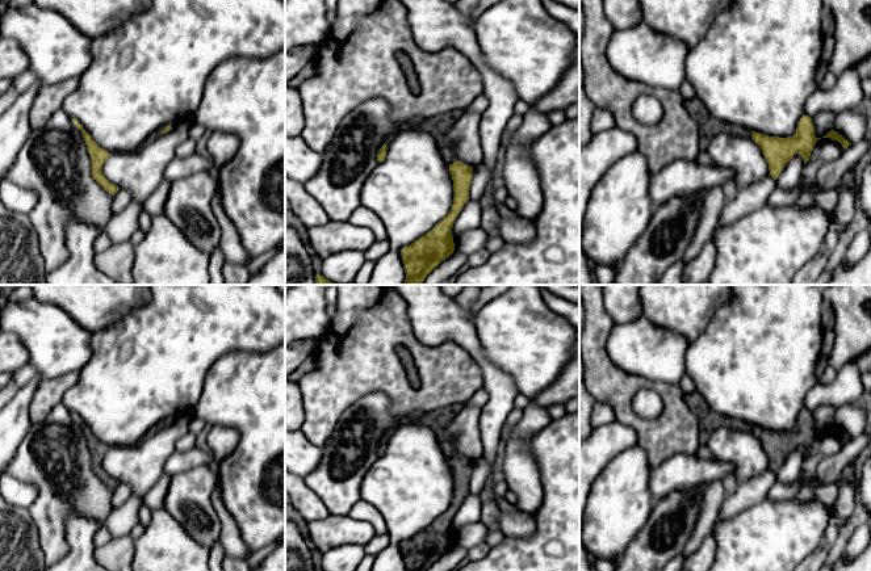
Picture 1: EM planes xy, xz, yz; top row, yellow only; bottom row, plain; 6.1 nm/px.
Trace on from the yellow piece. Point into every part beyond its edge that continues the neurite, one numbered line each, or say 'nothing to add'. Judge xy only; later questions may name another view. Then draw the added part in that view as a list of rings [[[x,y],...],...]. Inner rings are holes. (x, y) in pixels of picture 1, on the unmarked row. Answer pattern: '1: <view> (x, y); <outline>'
1: xy (154, 429); [[[169,417],[169,419],[164,419],[162,421],[159,421],[158,424],[155,424],[154,427],[151,427],[148,429],[148,432],[147,432],[146,436],[152,436],[152,434],[158,433],[159,431],[162,431],[163,429],[162,425],[164,424],[166,420],[171,420],[173,423],[175,421],[175,417]]]

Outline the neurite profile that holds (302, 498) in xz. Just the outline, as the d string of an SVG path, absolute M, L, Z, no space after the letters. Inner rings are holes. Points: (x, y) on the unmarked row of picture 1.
M285 470L285 491L292 507L307 521L324 520L330 512L322 500L306 486L305 479Z

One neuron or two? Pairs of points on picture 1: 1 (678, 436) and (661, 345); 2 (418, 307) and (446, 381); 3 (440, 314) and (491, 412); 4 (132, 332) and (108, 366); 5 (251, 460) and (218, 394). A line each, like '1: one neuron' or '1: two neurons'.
1: two neurons
2: two neurons
3: one neuron
4: one neuron
5: one neuron

